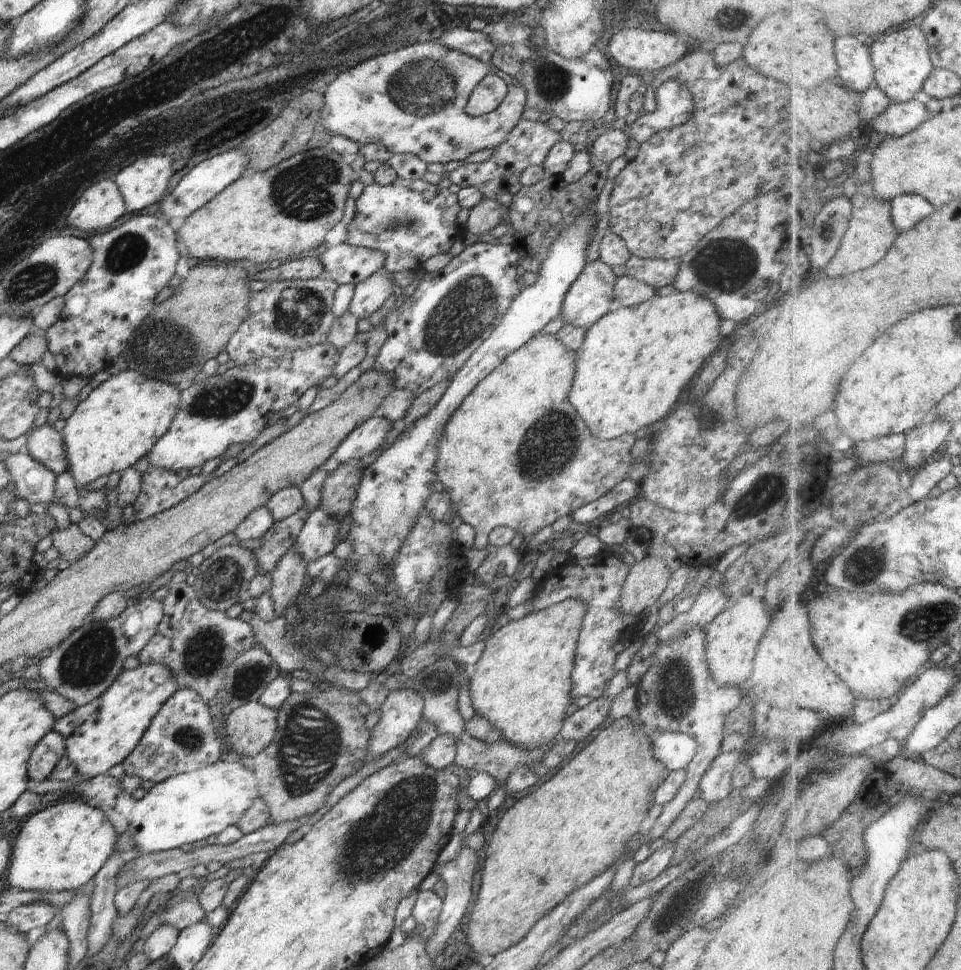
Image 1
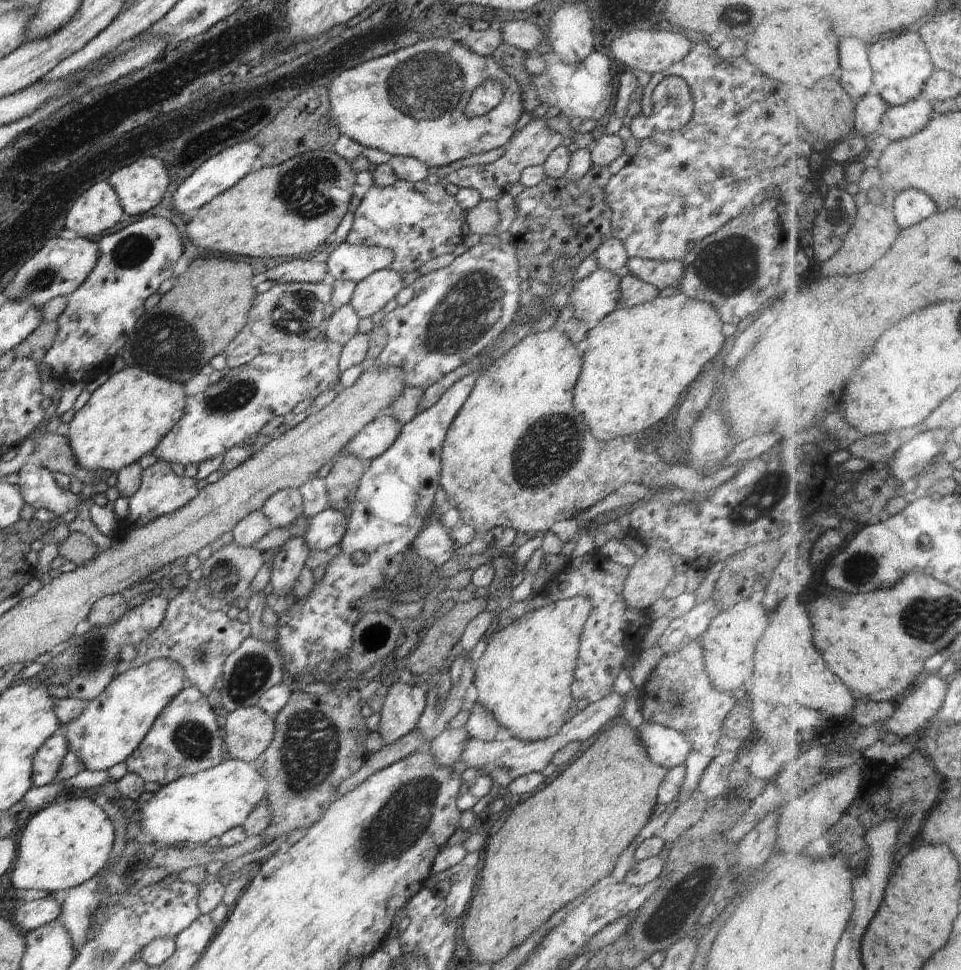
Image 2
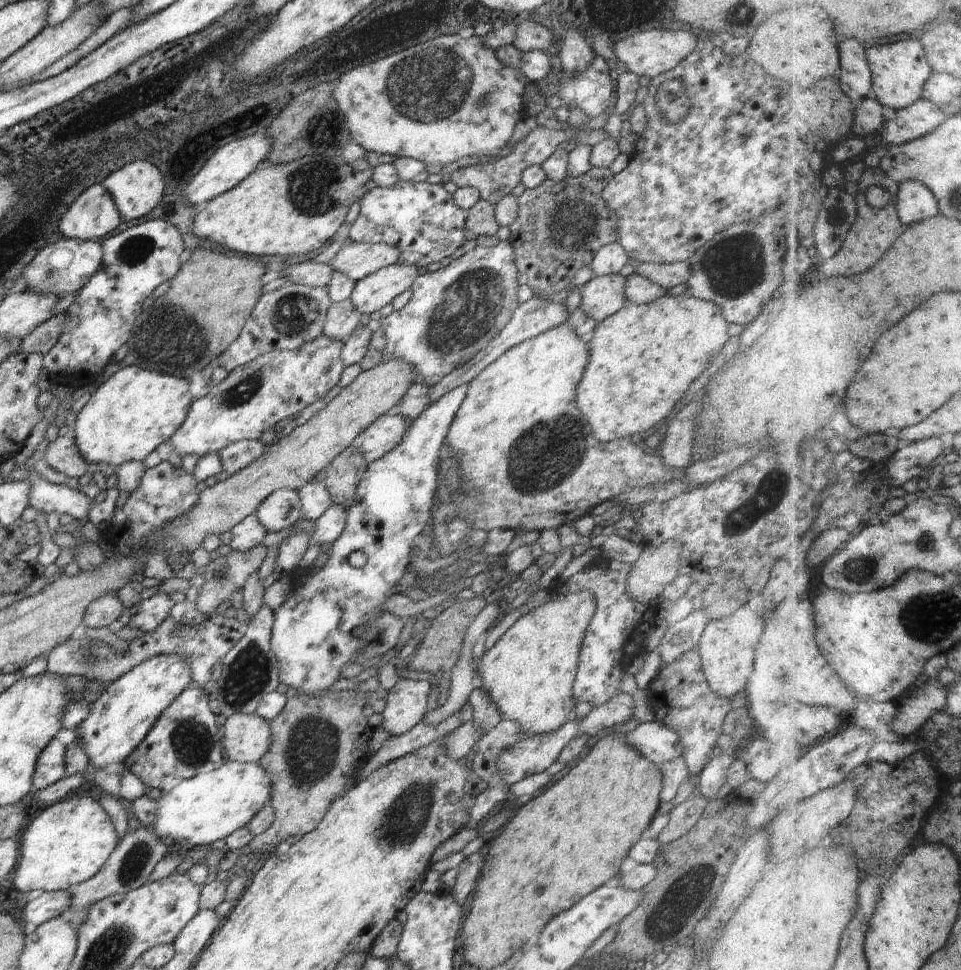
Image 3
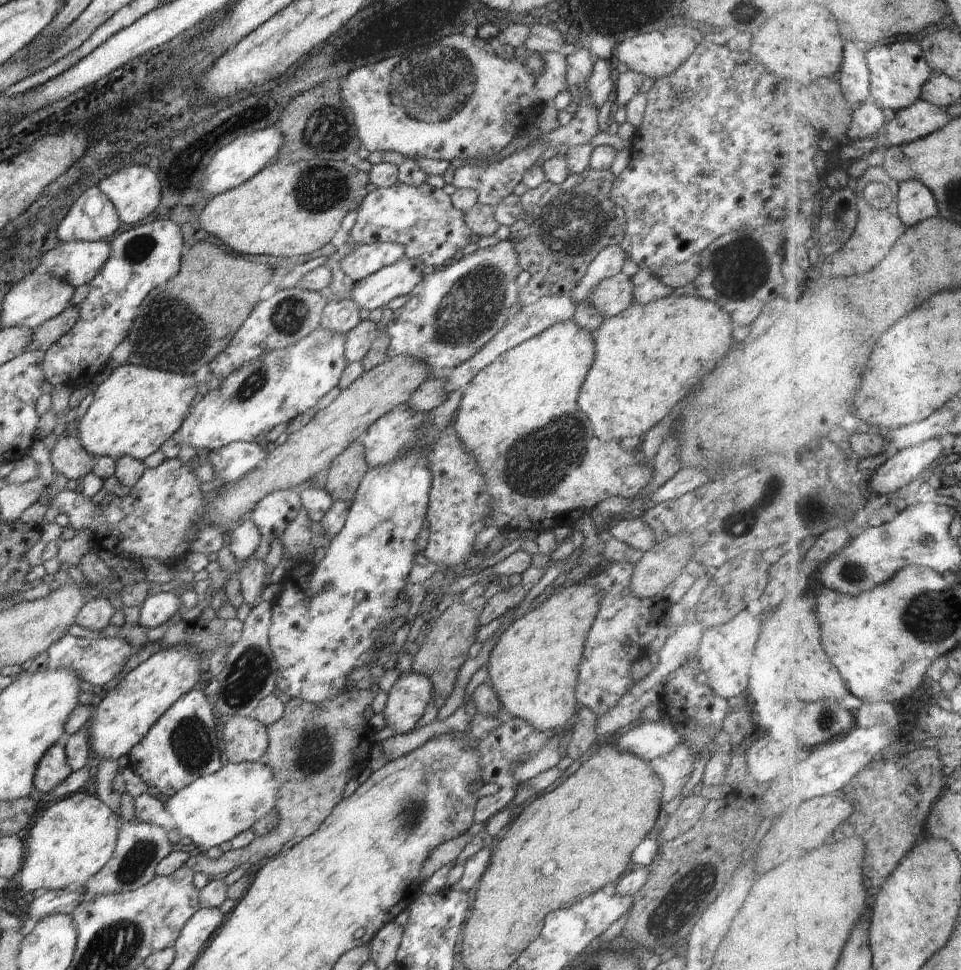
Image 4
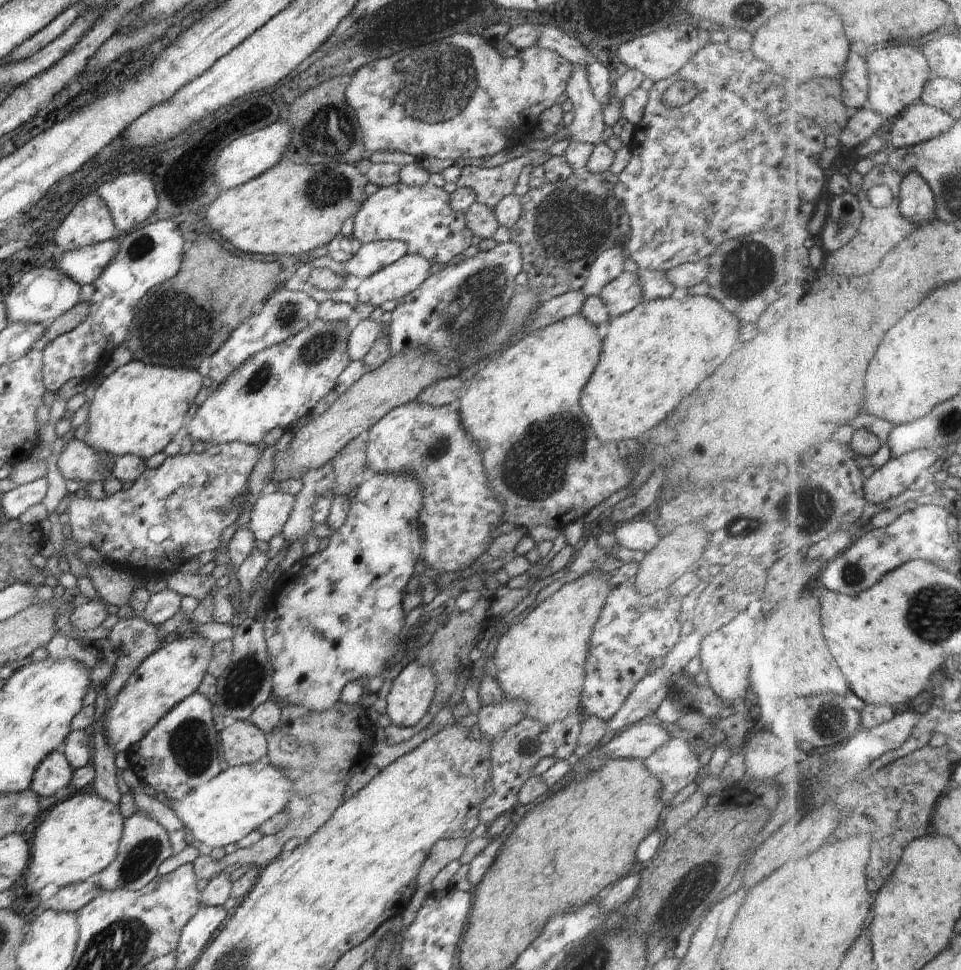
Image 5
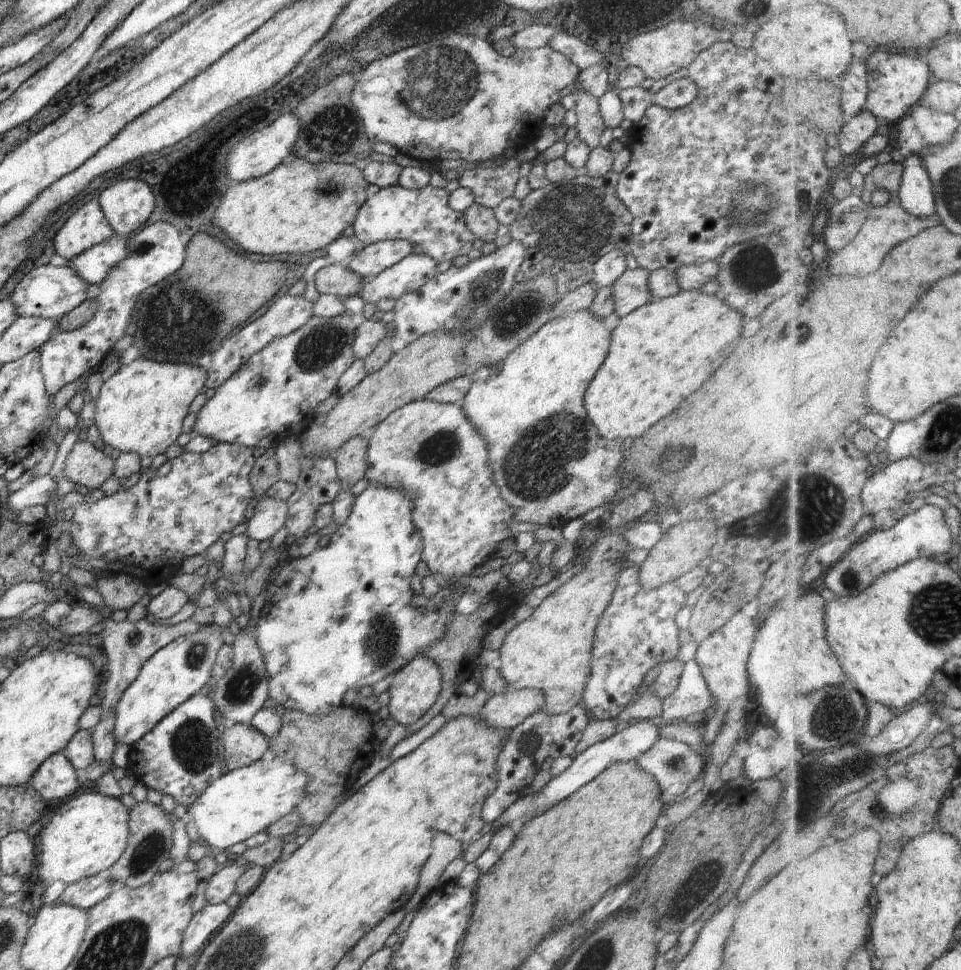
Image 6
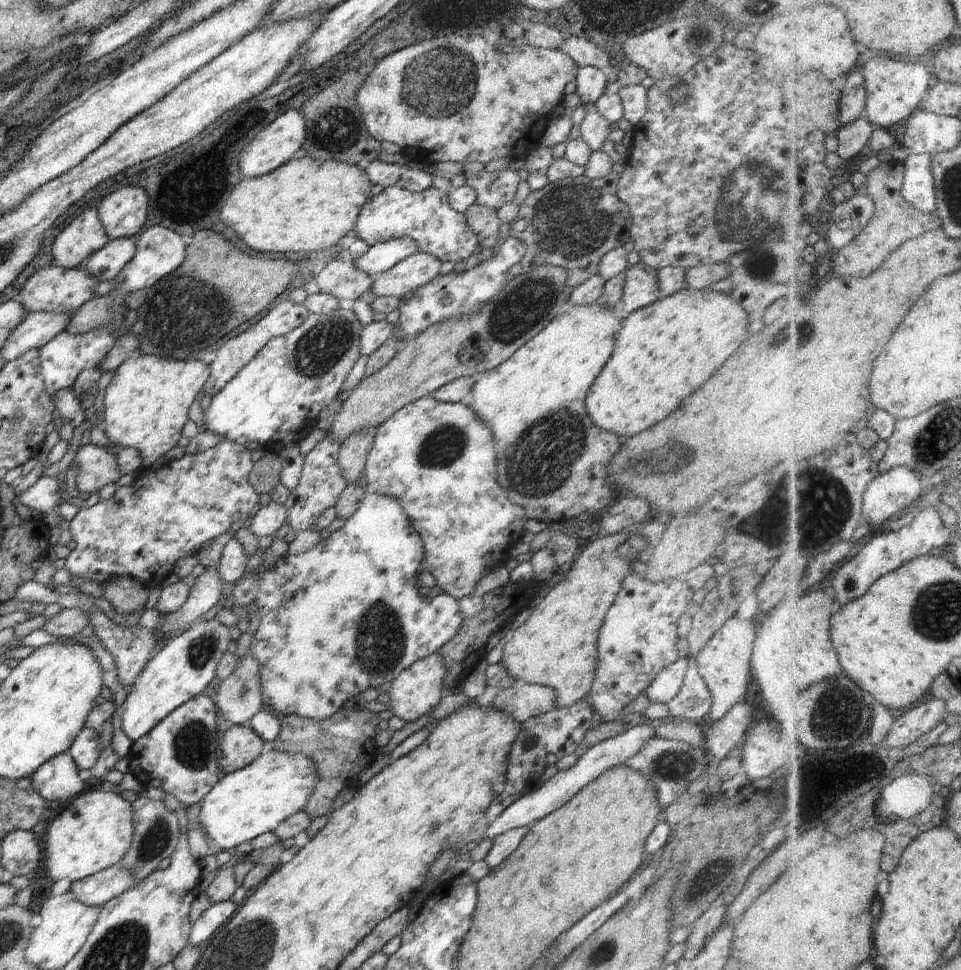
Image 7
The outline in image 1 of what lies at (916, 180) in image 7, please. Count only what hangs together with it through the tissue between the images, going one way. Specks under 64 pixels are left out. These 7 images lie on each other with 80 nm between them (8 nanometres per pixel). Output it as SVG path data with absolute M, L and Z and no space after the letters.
M918 194L896 197L896 200L893 200L893 206L894 220L898 228L902 228L902 232L912 230L914 226L918 226L918 222L932 216L936 210L928 200L924 200Z

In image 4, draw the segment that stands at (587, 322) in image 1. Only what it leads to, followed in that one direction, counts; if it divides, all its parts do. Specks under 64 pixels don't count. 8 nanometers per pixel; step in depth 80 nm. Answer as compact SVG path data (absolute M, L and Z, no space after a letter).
M620 272L612 278L600 281L588 302L603 319L615 317L634 303L631 277Z

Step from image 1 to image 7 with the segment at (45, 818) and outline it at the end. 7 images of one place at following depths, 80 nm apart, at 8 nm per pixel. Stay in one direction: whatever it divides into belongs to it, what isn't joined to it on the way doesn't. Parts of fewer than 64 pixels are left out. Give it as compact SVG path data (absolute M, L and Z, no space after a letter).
M100 788L75 796L74 800L70 802L70 806L64 808L48 827L46 848L42 860L46 861L44 868L49 877L53 878L54 882L62 880L62 878L69 878L73 883L120 863L129 851L133 839L133 815L133 803L124 799L121 793L106 792Z

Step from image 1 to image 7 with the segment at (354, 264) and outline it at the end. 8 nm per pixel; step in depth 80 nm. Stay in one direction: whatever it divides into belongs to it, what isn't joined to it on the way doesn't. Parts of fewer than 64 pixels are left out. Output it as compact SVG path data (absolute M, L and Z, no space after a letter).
M410 237L390 239L383 243L372 245L368 251L354 260L354 264L371 277L384 272L418 251L417 242Z

